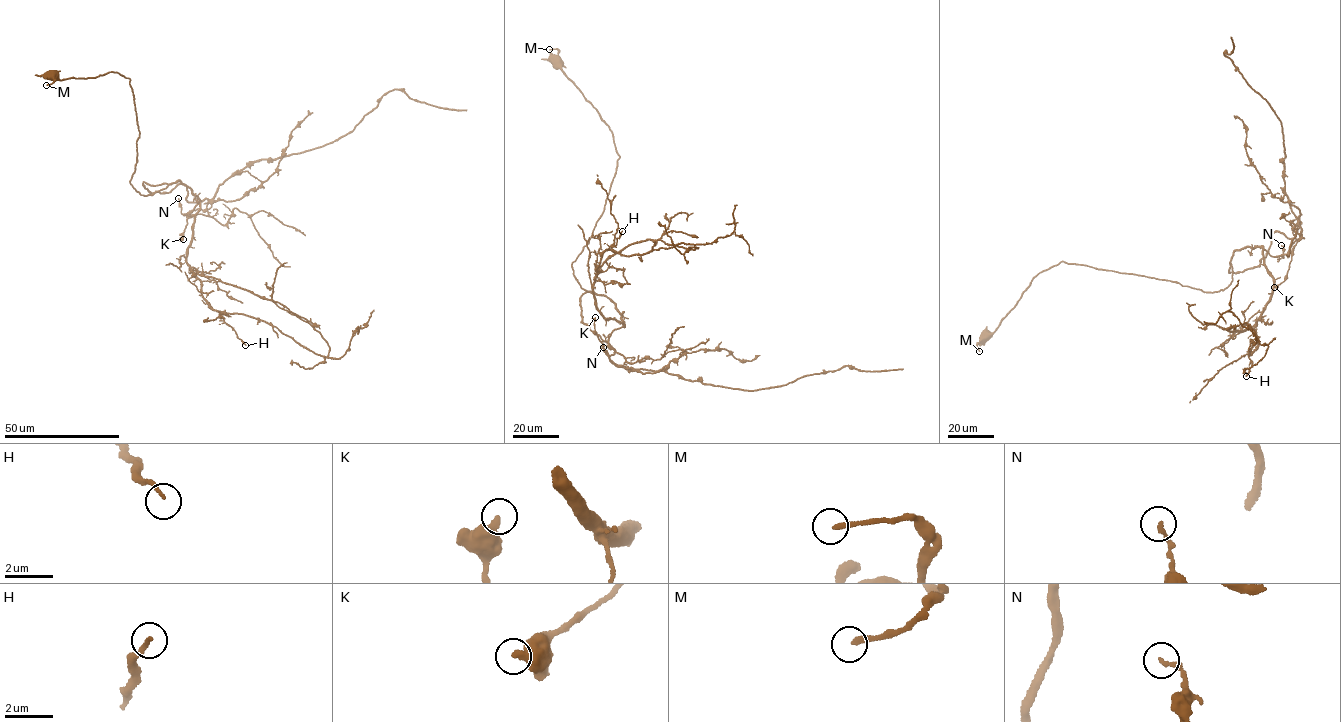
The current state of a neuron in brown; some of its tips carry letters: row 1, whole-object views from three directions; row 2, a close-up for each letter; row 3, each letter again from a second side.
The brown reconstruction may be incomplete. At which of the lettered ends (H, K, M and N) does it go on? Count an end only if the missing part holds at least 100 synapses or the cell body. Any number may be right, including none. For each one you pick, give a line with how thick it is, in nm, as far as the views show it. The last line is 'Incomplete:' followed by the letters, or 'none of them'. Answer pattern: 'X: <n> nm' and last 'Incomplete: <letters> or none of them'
Incomplete: none of them

